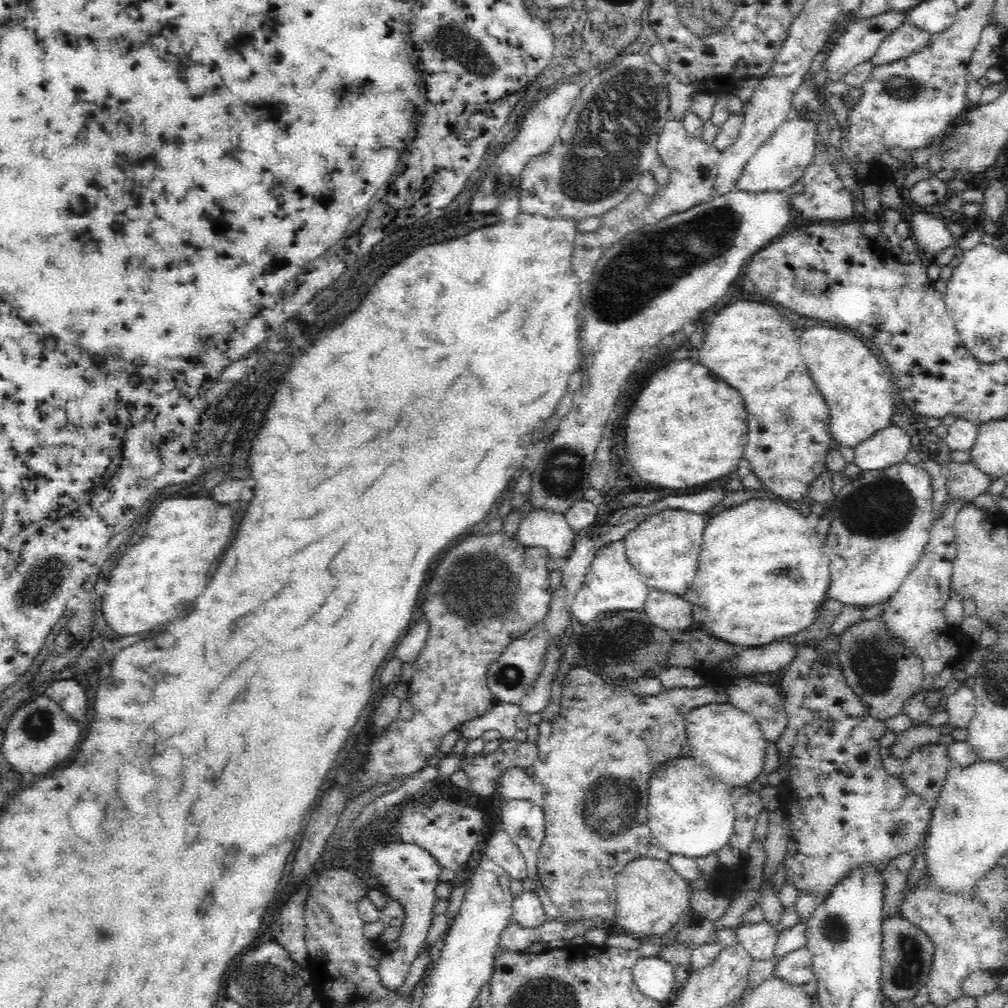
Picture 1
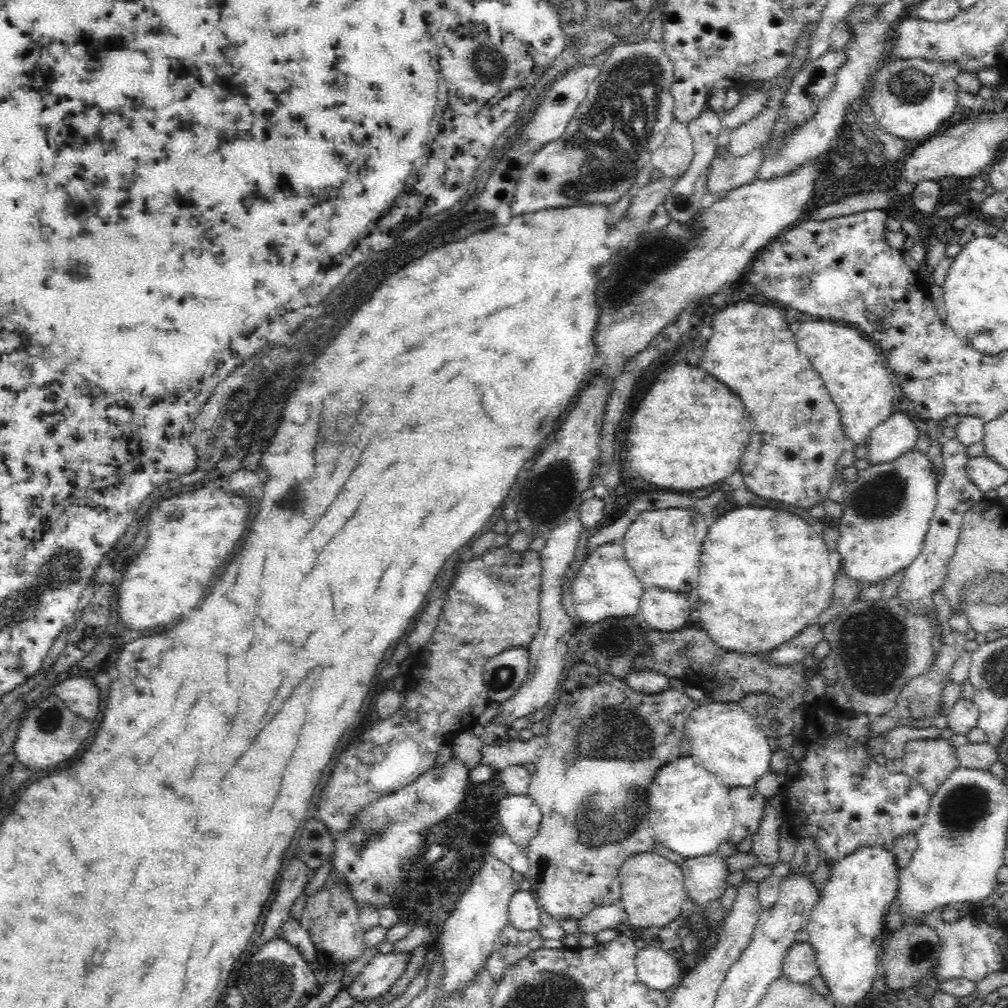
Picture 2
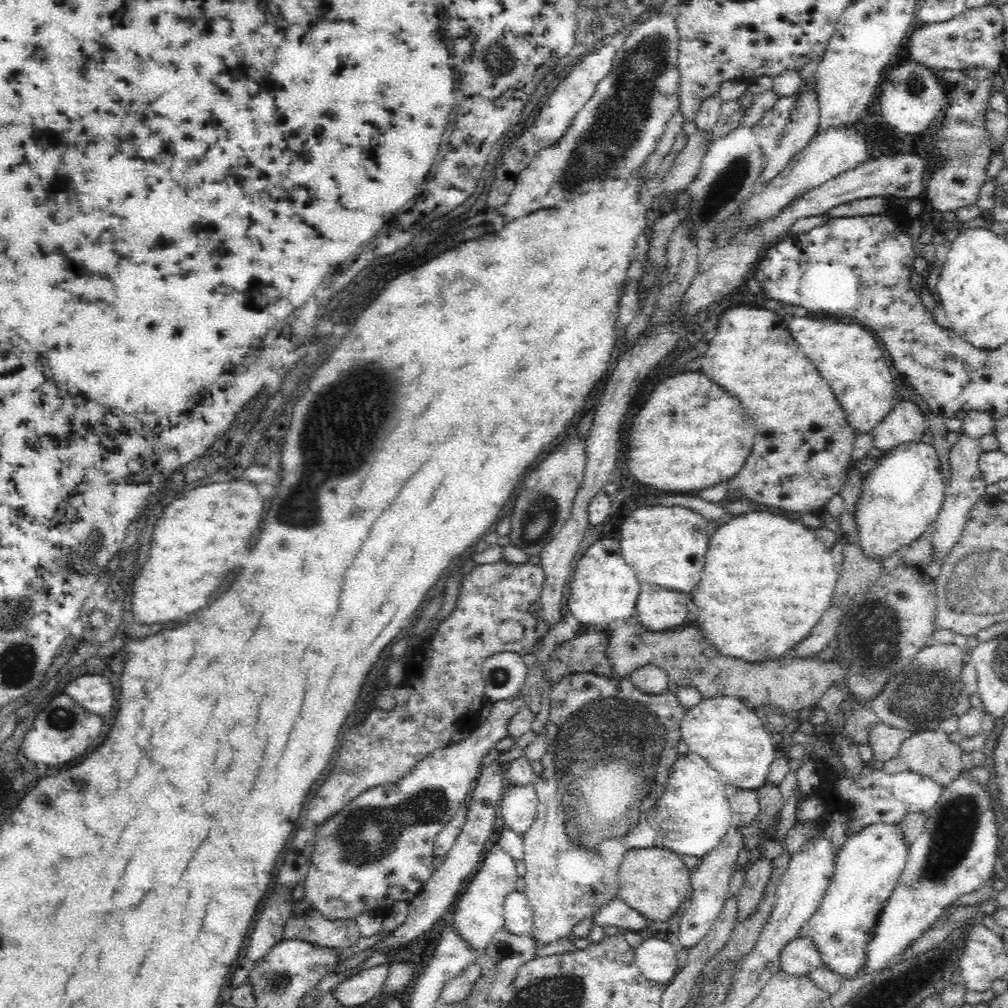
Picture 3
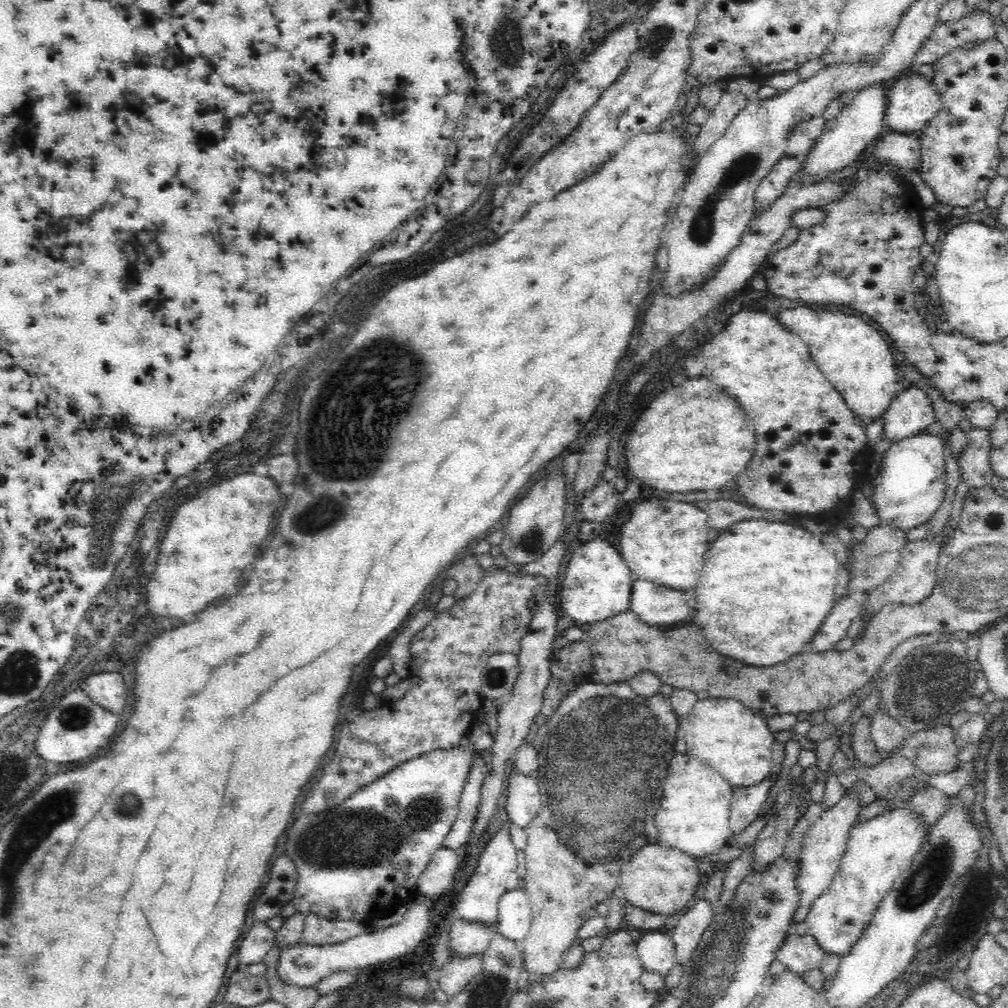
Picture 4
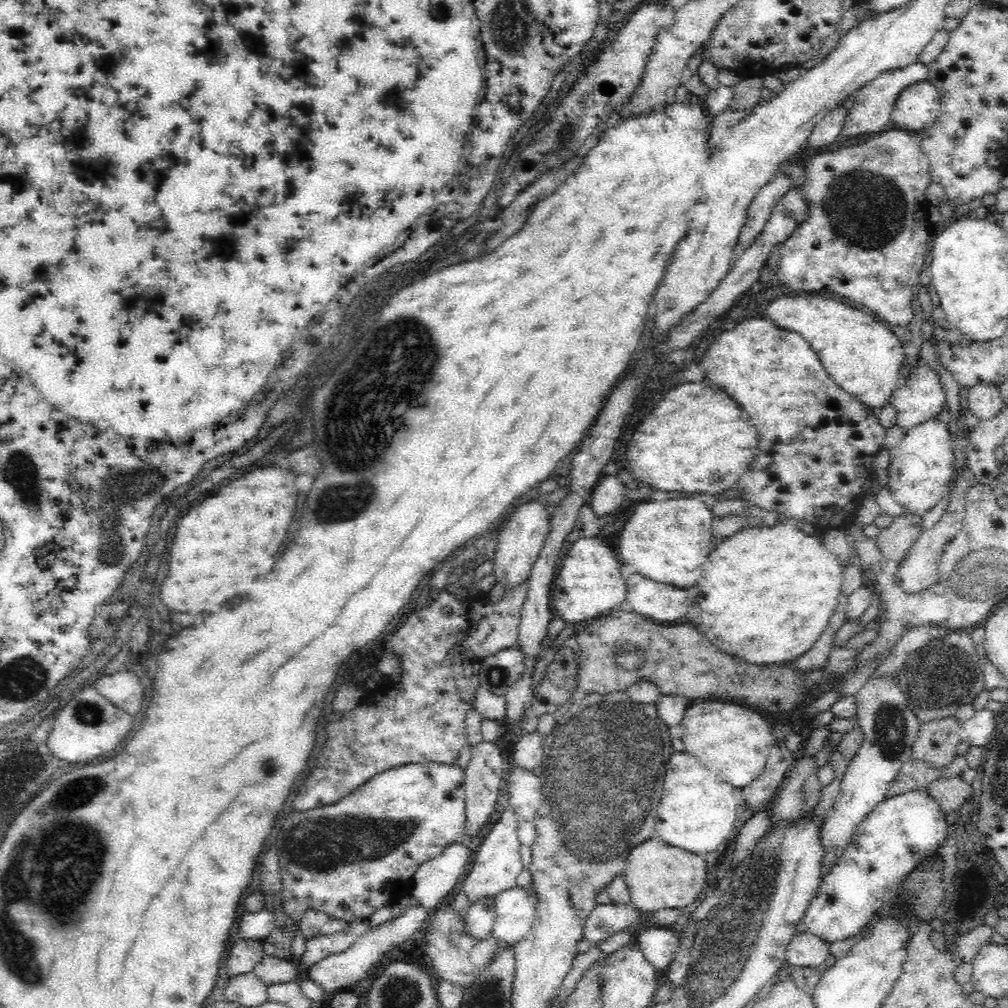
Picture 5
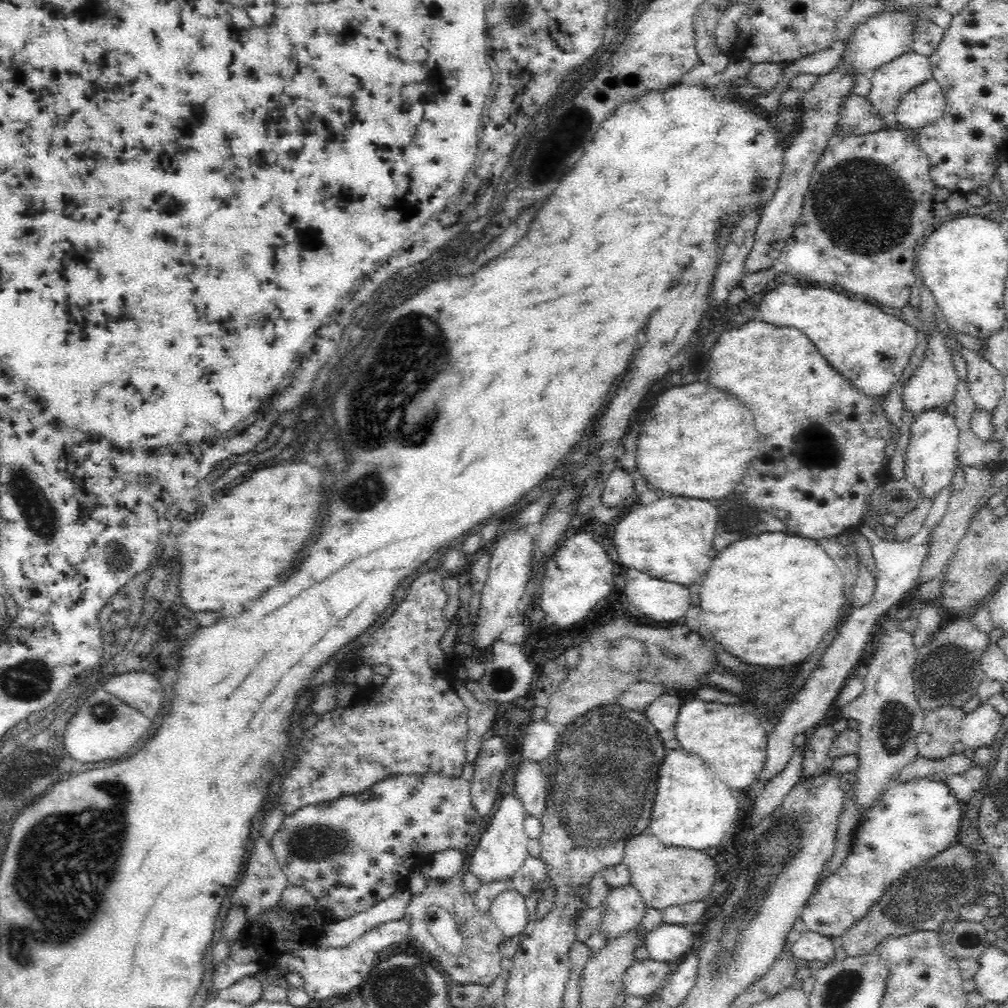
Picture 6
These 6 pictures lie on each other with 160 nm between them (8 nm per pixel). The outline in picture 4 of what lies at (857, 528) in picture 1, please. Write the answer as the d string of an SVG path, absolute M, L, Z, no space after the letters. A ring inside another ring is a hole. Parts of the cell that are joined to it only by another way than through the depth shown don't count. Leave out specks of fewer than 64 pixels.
M924 430L892 442L885 451L878 471L870 477L872 502L879 526L894 525L908 530L928 522L940 508L946 497L945 441L942 436L934 436Z

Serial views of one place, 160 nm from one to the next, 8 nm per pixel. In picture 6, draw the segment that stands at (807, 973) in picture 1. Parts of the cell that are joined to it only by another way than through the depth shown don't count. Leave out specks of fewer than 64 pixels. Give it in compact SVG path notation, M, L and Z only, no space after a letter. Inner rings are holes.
M806 929L800 938L791 944L790 951L797 960L835 961L836 947L833 938Z

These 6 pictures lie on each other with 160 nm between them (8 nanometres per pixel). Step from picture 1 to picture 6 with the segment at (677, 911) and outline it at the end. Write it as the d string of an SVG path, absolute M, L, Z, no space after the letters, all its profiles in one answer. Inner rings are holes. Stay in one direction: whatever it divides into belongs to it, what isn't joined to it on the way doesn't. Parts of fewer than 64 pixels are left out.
M647 832L626 839L623 861L628 867L630 883L640 891L646 908L664 910L668 907L702 900L710 894L716 879L716 862L704 851L662 846Z

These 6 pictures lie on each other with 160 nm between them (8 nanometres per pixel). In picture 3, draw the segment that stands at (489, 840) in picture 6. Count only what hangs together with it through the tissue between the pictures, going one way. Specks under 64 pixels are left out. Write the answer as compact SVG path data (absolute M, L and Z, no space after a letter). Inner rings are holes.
M495 843L476 870L476 876L472 878L466 892L459 896L456 910L452 912L450 925L458 929L458 935L464 941L468 941L479 954L483 952L494 934L504 927L503 902L506 896L515 890L514 886L518 882L517 862L500 843Z

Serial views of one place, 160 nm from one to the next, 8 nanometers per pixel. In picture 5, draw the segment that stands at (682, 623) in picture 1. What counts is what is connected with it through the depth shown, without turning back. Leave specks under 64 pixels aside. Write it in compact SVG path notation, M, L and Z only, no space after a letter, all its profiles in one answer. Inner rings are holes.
M640 574L628 576L626 584L632 611L647 620L675 622L688 612L690 600L686 589L658 584Z

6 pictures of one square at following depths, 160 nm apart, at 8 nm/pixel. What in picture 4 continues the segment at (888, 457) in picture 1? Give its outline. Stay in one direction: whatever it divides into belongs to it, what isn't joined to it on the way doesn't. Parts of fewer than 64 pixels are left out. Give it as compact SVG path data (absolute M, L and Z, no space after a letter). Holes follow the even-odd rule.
M918 386L900 390L885 410L884 437L898 442L926 430L934 422L934 407L927 391Z

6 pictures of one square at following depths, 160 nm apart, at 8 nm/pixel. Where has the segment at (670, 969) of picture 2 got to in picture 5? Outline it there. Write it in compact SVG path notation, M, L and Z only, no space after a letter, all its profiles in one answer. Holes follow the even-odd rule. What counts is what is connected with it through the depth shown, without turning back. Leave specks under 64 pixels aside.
M656 926L641 932L637 936L636 944L654 967L666 970L680 946L680 936L671 929Z

